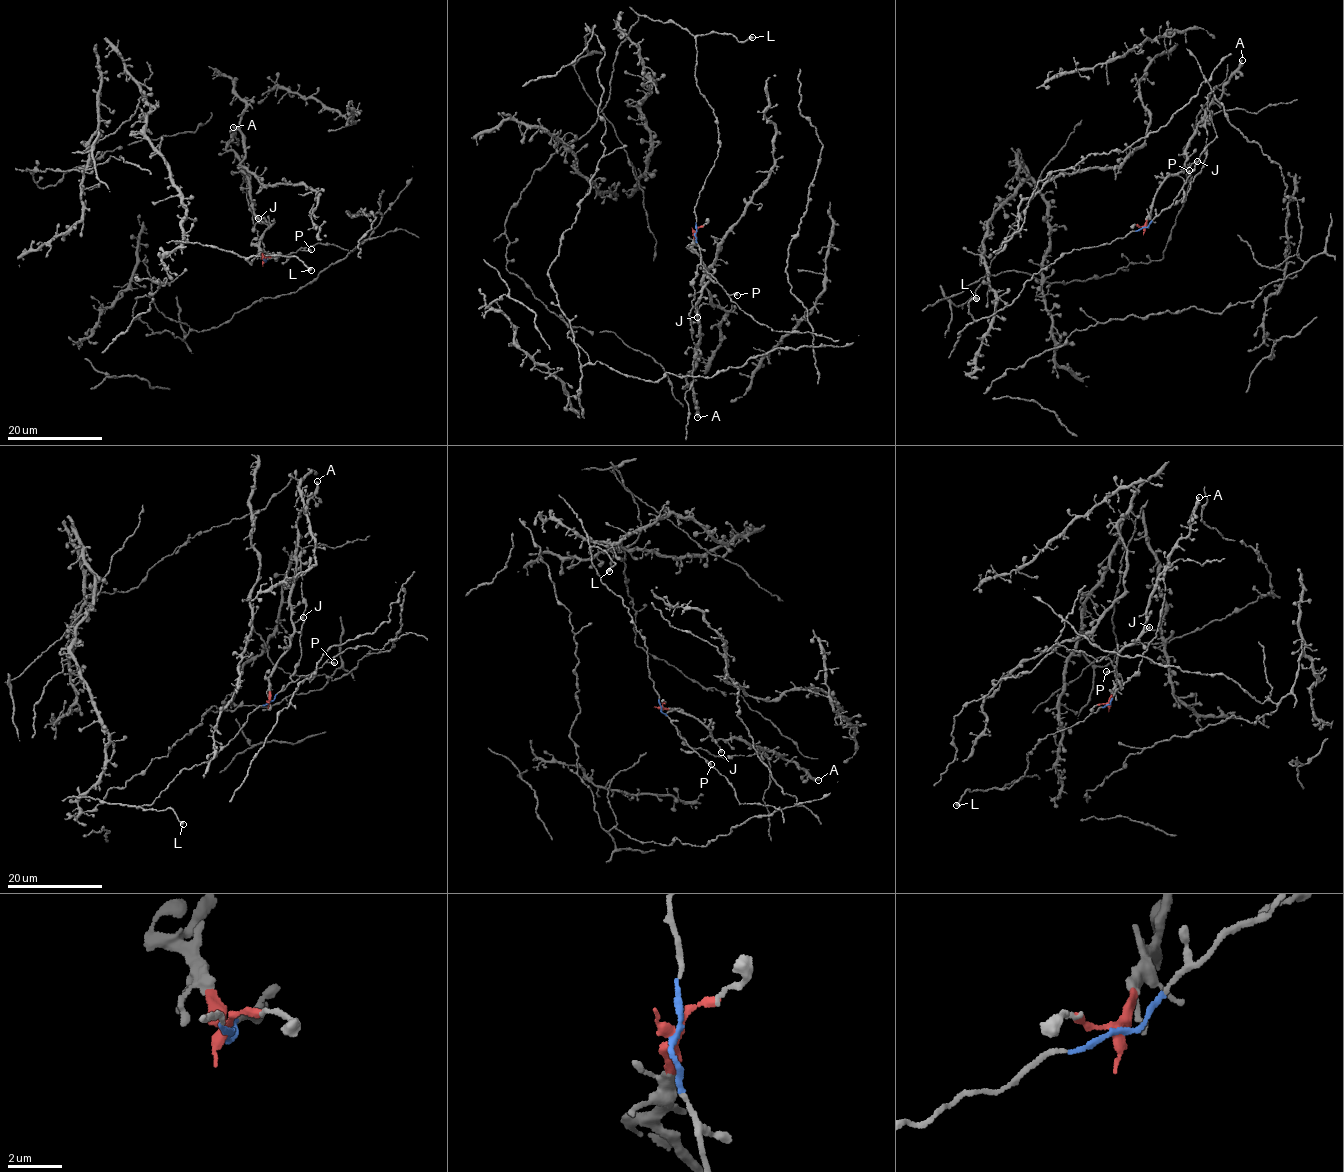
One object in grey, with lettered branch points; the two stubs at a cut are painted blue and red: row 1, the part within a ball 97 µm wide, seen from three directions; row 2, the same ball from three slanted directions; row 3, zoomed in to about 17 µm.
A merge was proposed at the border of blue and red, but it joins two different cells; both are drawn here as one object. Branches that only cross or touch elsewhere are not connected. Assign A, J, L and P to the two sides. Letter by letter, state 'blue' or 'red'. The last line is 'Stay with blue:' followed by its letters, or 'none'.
A: red
J: red
L: blue
P: blue
Stay with blue: L, P

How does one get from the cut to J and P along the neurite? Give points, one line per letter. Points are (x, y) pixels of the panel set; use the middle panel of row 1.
J: (695, 232), (692, 250), (709, 277), (695, 305), (697, 317)
P: (695, 232), (703, 268), (726, 292), (737, 295)

